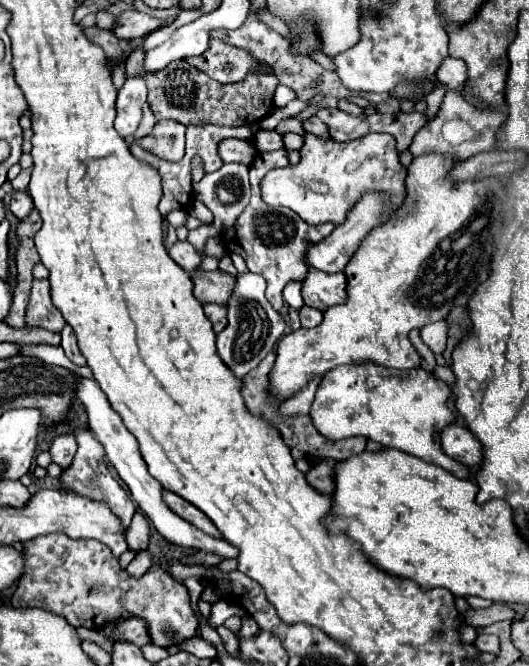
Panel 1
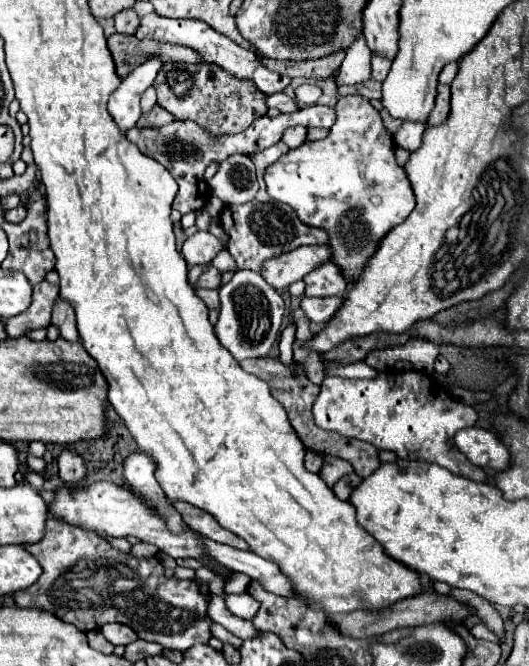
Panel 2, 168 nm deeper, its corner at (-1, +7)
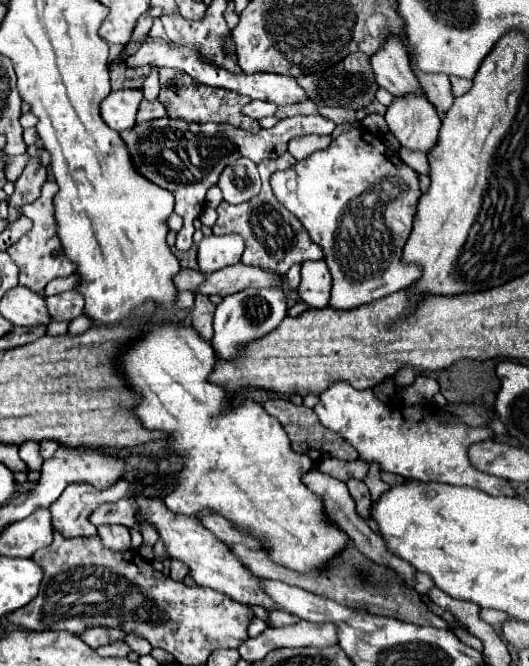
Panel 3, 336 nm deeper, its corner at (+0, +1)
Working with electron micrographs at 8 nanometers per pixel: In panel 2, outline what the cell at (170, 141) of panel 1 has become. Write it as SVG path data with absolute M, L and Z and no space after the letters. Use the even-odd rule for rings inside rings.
M155 105L147 115L141 115L137 127L139 129L145 129L145 127L161 127L161 125L167 125L173 121L173 115L167 113L163 107Z

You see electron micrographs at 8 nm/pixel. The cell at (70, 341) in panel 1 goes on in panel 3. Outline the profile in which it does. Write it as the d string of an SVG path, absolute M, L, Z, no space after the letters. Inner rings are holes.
M66 291L54 297L46 297L46 305L54 321L72 321L82 315L84 299L80 299L76 291Z

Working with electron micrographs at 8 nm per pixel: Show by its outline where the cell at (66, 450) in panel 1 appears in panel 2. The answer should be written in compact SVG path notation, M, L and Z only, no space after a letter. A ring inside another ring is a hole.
M69 449L61 451L57 463L59 463L59 477L65 483L73 485L85 477L85 461L77 451L69 451Z

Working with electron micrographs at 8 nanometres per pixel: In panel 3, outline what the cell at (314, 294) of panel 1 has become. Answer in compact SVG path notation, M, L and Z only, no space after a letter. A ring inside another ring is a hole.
M324 259L302 263L302 281L298 285L300 299L314 309L324 309L330 301L332 277Z

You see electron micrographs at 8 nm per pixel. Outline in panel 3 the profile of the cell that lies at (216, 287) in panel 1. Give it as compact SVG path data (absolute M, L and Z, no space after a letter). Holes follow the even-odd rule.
M180 269L174 275L174 285L178 291L184 291L184 289L194 291L202 281L204 281L204 273L194 271L194 269Z

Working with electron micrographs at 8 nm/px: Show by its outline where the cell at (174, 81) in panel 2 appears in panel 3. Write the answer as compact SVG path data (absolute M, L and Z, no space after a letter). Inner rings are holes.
M160 69L160 103L166 107L168 115L172 119L184 119L188 123L230 123L234 127L242 127L250 133L260 131L260 125L256 119L250 119L240 113L244 105L248 105L252 99L246 95L238 95L236 91L220 89L220 87L208 87L202 83L196 83L188 73L178 69Z

